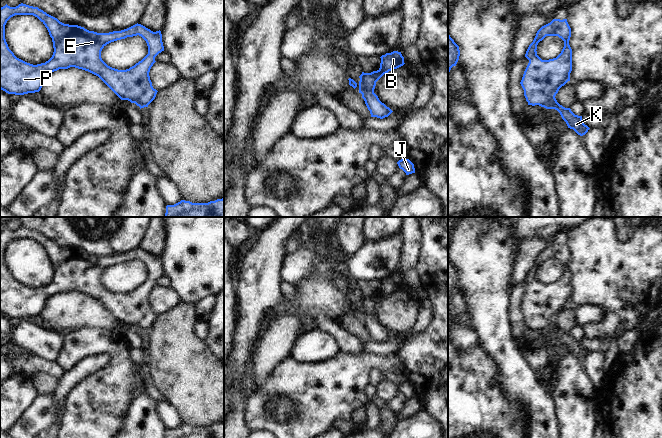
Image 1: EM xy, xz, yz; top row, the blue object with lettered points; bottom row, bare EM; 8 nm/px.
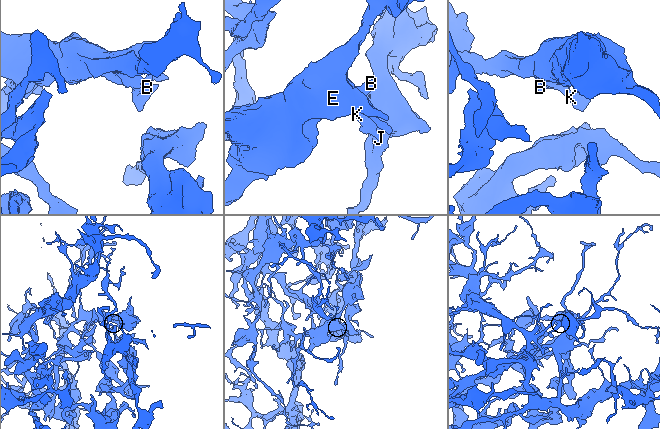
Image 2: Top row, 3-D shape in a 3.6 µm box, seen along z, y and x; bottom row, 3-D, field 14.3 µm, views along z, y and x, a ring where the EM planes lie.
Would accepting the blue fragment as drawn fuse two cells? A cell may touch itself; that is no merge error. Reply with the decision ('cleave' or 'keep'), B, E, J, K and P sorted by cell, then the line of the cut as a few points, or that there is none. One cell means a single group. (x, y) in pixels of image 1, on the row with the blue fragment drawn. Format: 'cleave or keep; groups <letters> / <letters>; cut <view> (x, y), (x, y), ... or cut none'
keep; groups B E J K P; cut none

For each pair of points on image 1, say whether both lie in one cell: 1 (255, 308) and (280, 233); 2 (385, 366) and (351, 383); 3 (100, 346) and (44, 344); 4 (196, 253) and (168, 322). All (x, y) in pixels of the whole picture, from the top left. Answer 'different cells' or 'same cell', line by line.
1: same cell
2: same cell
3: different cells
4: different cells

